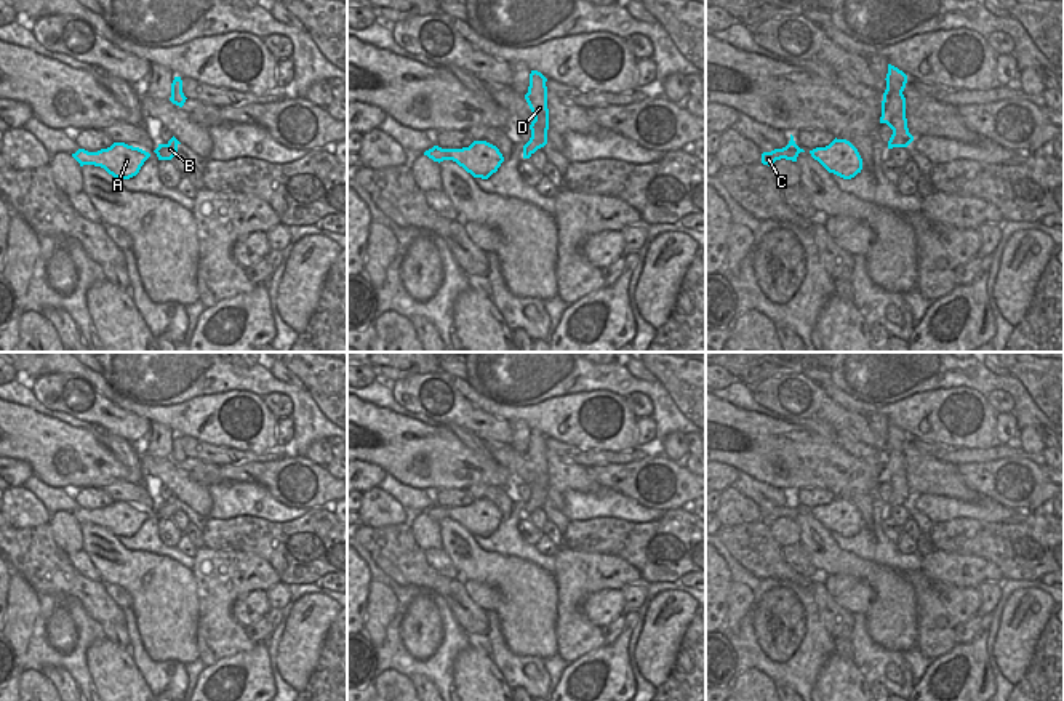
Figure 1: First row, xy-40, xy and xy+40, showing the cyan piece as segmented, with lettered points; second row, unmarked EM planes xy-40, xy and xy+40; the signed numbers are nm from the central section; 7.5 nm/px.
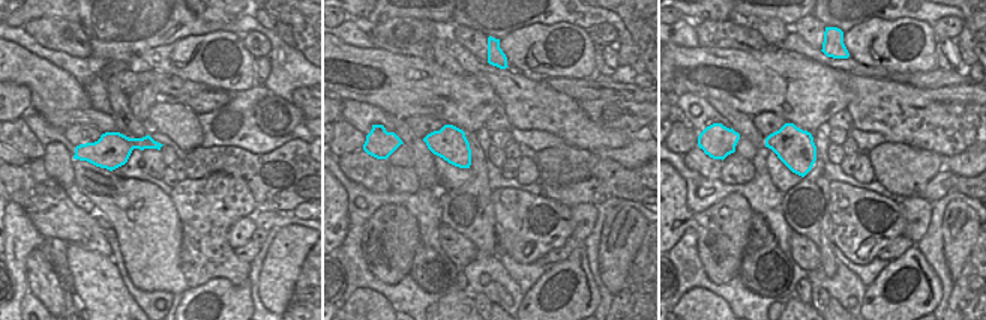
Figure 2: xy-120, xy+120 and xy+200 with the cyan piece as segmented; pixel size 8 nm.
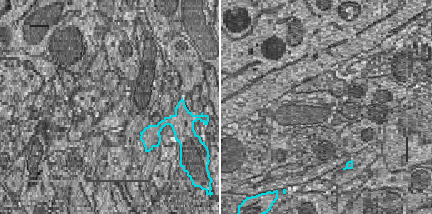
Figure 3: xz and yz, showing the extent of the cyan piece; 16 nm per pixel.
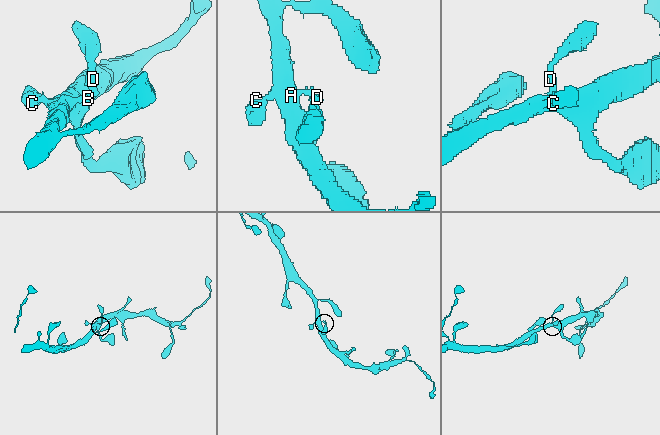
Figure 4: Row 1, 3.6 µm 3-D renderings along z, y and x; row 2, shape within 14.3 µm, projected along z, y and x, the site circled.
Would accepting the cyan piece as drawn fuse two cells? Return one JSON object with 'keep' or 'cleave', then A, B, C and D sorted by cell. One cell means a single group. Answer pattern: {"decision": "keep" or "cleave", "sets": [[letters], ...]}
{"decision": "keep", "sets": [["A", "B", "C", "D"]]}

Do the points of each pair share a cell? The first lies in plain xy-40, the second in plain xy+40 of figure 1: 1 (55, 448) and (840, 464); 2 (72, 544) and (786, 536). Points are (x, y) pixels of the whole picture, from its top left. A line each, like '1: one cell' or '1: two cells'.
1: one cell
2: one cell

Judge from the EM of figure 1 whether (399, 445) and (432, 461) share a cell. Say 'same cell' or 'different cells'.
same cell

